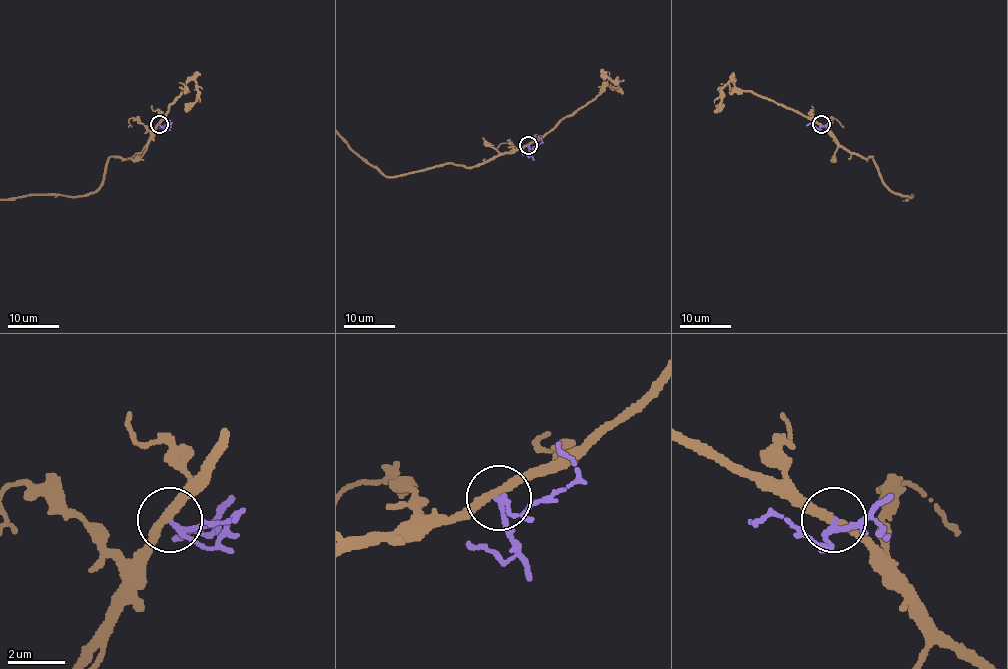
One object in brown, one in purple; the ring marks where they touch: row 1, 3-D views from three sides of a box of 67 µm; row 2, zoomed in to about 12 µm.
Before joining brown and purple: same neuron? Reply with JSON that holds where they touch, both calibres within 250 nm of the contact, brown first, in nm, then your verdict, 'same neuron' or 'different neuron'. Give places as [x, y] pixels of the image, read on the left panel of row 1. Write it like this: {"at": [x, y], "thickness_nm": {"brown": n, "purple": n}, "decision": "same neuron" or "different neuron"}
{"at": [159, 124], "thickness_nm": {"brown": 280, "purple": 160}, "decision": "different neuron"}

